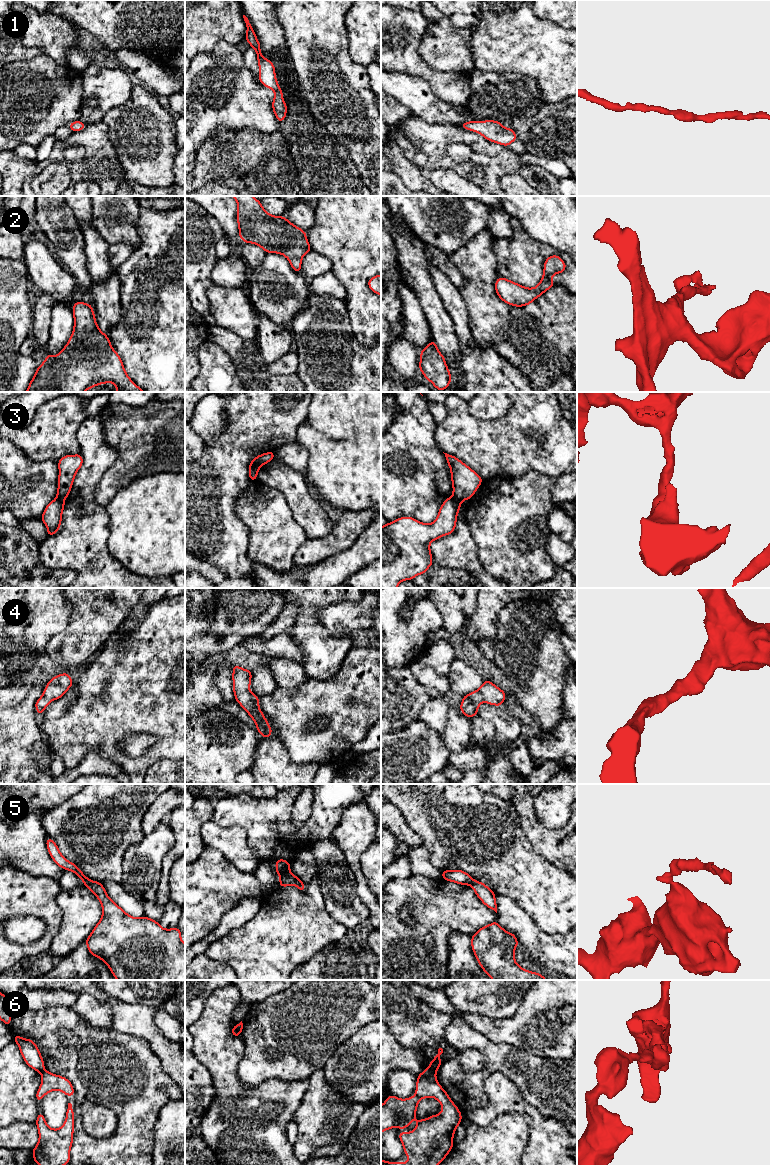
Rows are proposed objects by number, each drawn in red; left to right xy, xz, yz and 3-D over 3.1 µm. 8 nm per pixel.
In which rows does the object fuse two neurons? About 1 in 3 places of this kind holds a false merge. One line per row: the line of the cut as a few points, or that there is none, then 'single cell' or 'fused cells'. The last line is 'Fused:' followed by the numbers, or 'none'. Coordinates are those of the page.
1: no cut; single cell
2: no cut; single cell
3: cut in xz along (259, 466), (249, 472); fused cells
4: no cut; single cell
5: cut in xz along (289, 872), (280, 877); fused cells
6: cut in yz along (428, 1069), (435, 1072); fused cells
Fused: 3, 5, 6

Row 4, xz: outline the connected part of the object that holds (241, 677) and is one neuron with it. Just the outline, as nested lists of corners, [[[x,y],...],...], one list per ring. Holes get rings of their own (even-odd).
[[[236,665],[233,666],[233,691],[235,700],[254,720],[257,731],[265,738],[269,738],[272,729],[259,708],[259,698],[250,692],[252,672]]]

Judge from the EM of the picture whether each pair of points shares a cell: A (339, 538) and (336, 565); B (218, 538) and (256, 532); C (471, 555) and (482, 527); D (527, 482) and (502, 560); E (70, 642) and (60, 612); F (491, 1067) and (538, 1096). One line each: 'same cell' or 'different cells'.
A: different cells
B: different cells
C: different cells
D: same cell
E: different cells
F: same cell

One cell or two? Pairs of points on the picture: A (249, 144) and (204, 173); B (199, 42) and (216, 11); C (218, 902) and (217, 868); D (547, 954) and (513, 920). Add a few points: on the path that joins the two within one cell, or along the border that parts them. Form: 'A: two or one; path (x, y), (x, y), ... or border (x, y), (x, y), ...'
A: one; path (238, 155), (235, 158), (223, 158), (215, 162)
B: one; path (199, 34), (199, 28), (208, 19)
C: one; path (217, 894), (217, 876)
D: one; path (539, 946), (521, 928)

